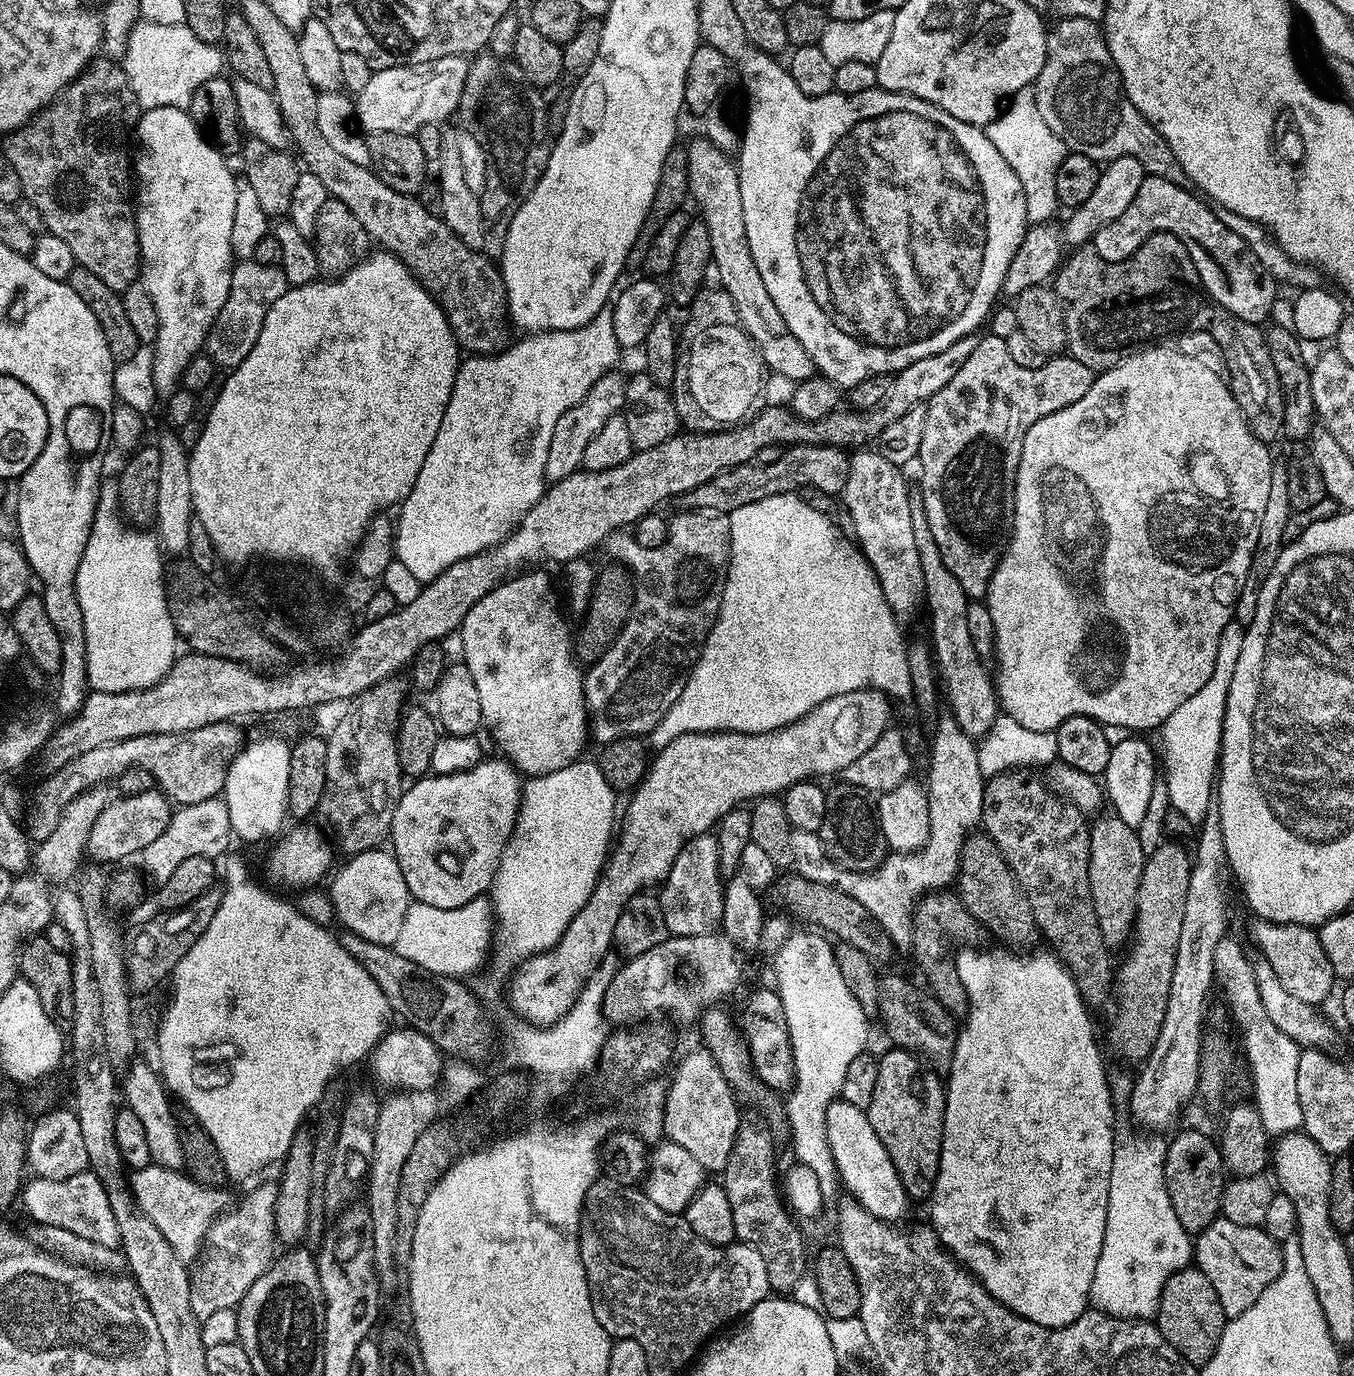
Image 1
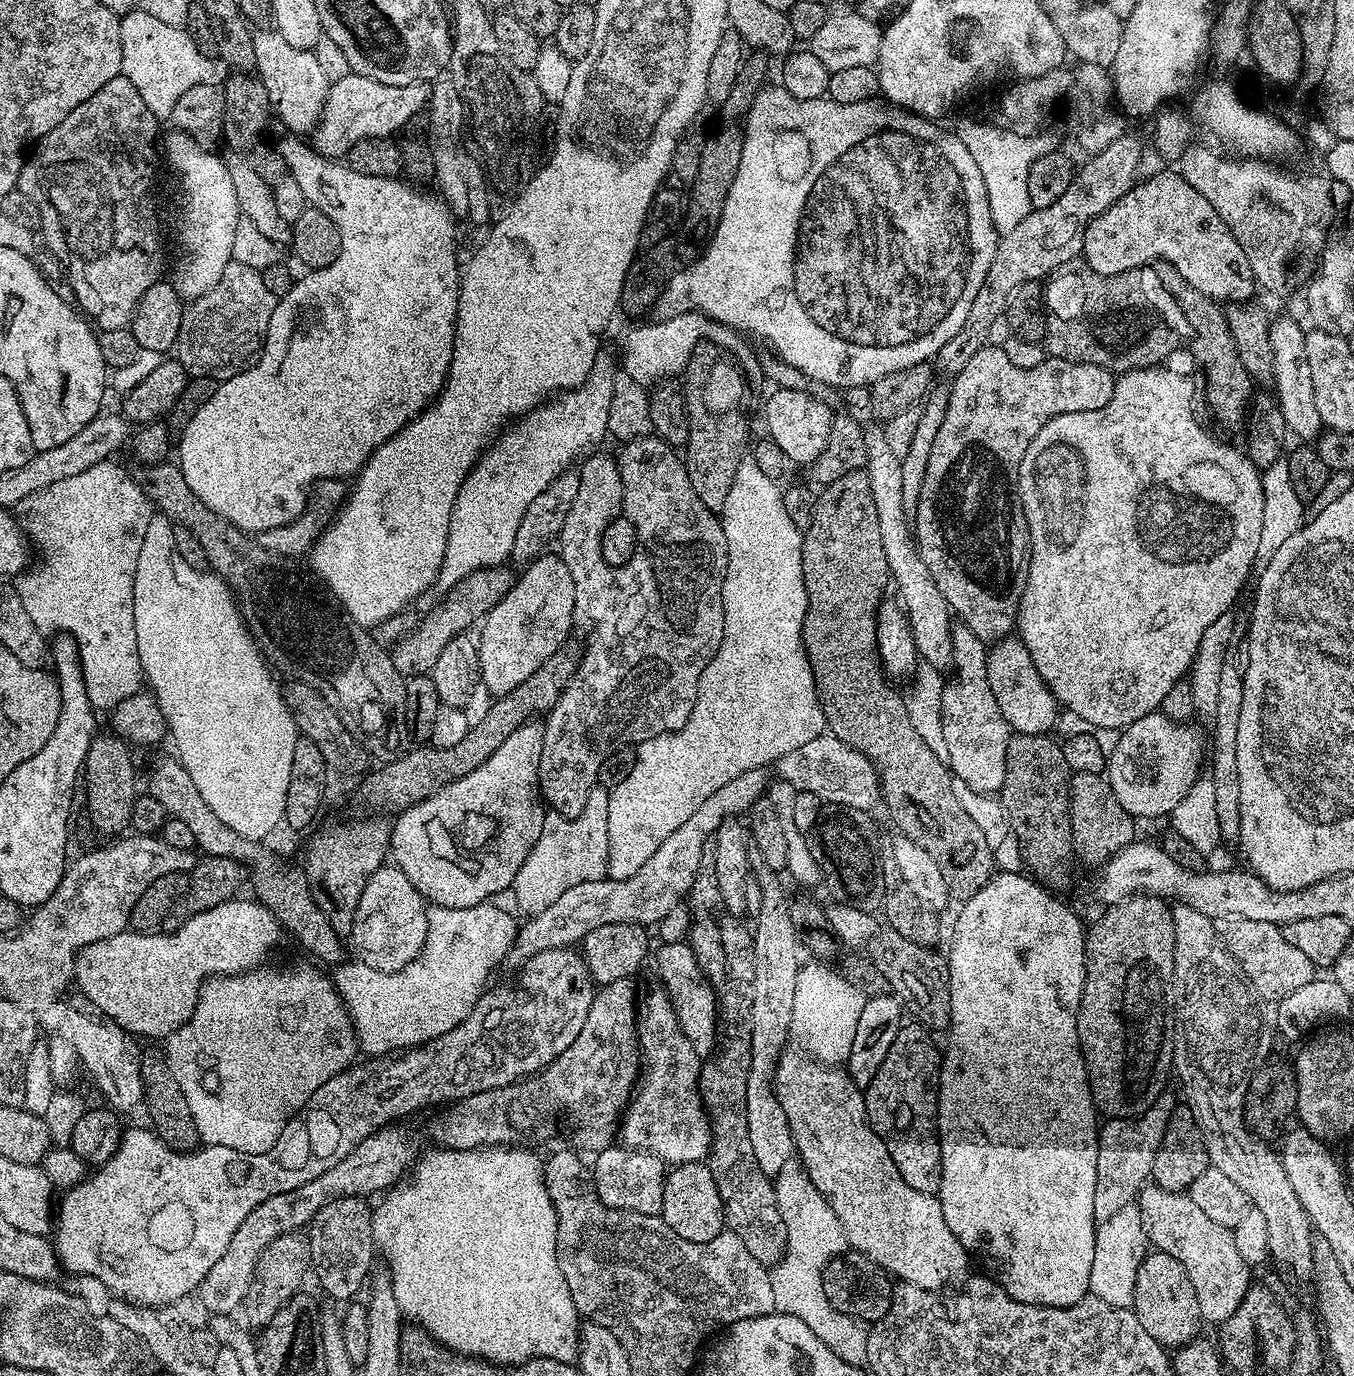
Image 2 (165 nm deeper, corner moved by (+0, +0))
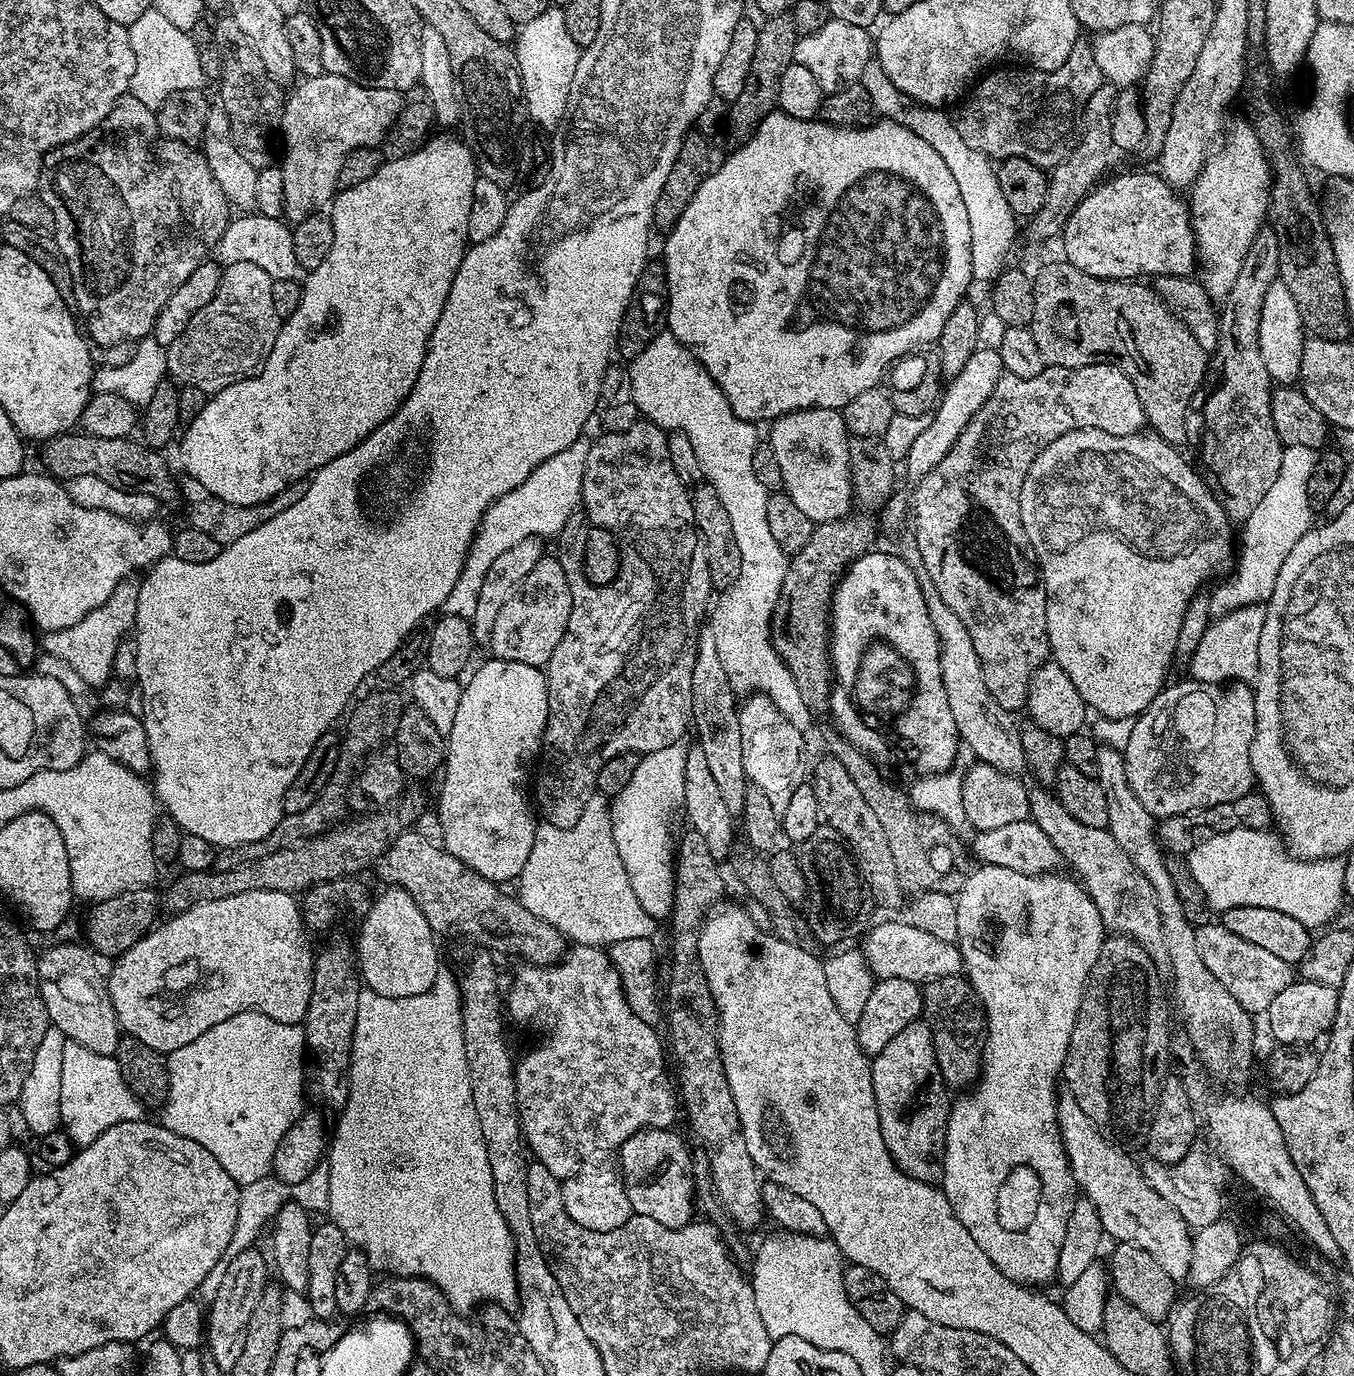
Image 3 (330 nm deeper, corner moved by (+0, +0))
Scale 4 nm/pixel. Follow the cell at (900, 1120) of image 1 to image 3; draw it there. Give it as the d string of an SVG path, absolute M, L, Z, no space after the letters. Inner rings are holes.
M923 1019L910 1022L910 1026L906 1026L898 1034L894 1034L894 1038L890 1038L890 1042L879 1054L871 1057L870 1063L878 1126L882 1130L882 1142L886 1142L886 1150L890 1150L890 1158L894 1158L894 1162L910 1178L939 1185L944 1178L944 1143L950 1111L950 1092L940 1073L938 1058L934 1054L932 1027Z

